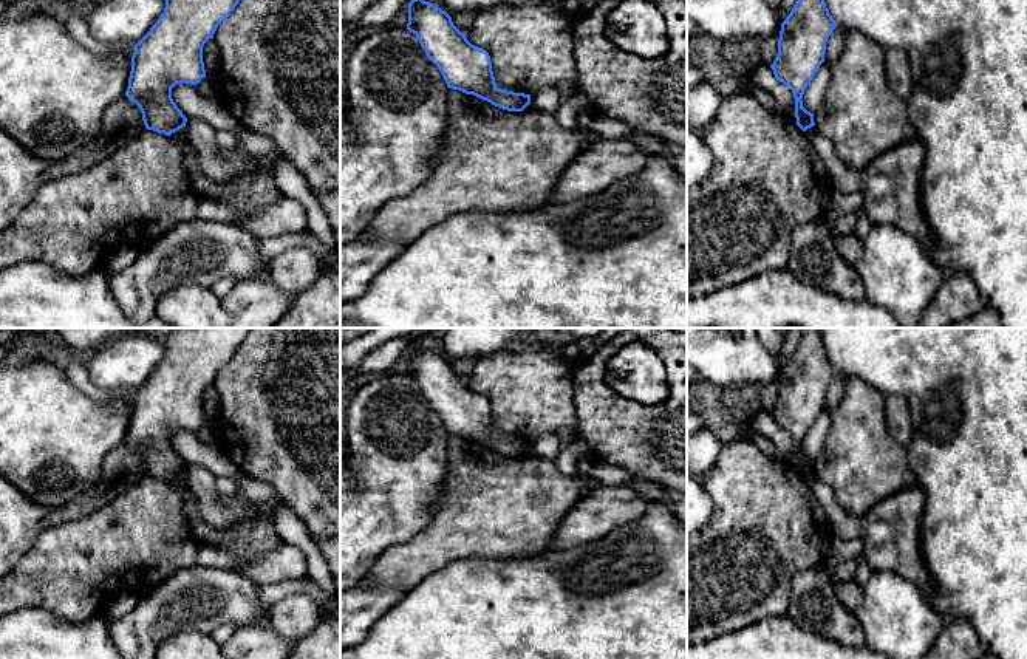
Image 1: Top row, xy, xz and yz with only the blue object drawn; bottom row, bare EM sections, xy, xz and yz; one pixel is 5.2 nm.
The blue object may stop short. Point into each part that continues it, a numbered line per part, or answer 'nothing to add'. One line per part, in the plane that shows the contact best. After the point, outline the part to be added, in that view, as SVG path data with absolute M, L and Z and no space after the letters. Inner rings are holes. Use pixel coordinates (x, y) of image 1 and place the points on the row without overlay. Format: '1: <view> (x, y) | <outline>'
nothing to add

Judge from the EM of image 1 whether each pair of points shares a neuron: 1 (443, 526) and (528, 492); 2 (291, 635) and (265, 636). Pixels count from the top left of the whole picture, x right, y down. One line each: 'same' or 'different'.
1: same
2: different

